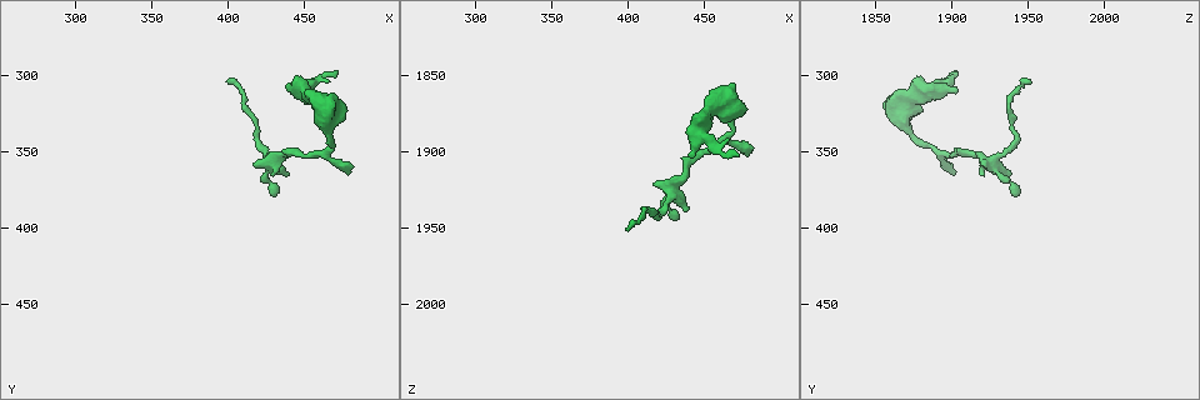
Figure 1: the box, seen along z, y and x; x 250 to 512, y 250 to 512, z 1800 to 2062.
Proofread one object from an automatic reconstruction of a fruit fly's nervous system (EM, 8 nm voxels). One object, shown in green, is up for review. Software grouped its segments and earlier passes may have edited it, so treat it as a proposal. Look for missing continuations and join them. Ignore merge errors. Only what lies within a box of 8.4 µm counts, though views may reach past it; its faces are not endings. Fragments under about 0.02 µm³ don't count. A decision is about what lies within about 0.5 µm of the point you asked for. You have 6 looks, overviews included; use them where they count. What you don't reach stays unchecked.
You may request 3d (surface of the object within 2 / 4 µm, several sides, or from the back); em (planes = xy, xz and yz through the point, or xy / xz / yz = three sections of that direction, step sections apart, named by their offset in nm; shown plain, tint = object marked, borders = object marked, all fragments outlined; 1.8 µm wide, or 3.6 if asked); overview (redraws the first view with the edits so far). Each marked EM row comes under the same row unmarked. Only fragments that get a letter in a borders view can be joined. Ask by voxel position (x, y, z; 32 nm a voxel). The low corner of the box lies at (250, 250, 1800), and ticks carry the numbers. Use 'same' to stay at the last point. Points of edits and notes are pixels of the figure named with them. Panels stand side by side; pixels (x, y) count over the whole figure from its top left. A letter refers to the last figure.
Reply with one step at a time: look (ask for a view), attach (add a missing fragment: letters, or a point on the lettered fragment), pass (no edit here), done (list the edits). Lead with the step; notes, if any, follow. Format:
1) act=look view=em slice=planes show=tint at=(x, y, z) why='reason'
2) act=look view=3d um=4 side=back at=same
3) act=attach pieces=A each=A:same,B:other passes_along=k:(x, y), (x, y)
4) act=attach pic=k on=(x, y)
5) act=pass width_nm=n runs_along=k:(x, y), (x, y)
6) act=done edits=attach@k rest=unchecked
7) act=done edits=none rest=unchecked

act=look view=em slice=planes show=borders at=(442, 310, 1904) why='an open end'

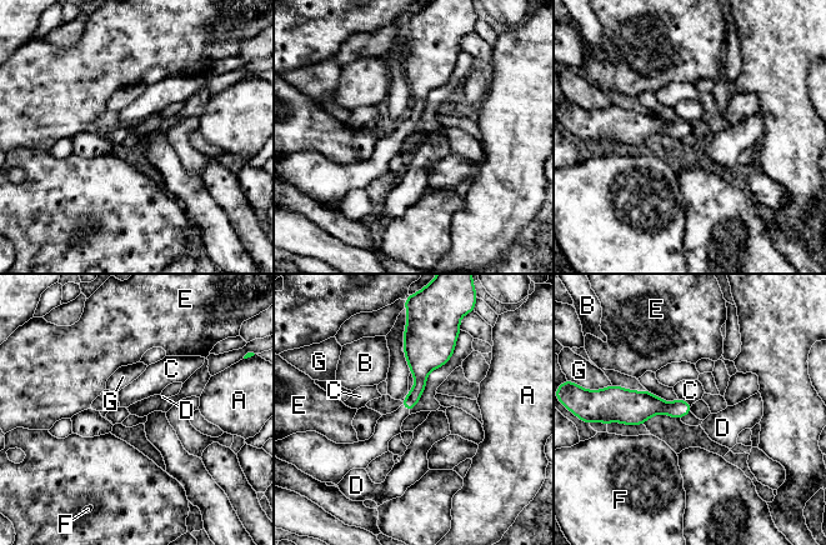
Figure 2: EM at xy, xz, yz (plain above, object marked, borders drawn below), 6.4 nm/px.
act=pass each=A:other,B:other,C:other,D:other,E:other,F:other,G:other border=2:(677, 396), (691, 405) found='no lettered fragment goes on from it'

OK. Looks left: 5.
act=look view=em slice=planes show=borders at=(478, 366, 1902) why='tapers out'

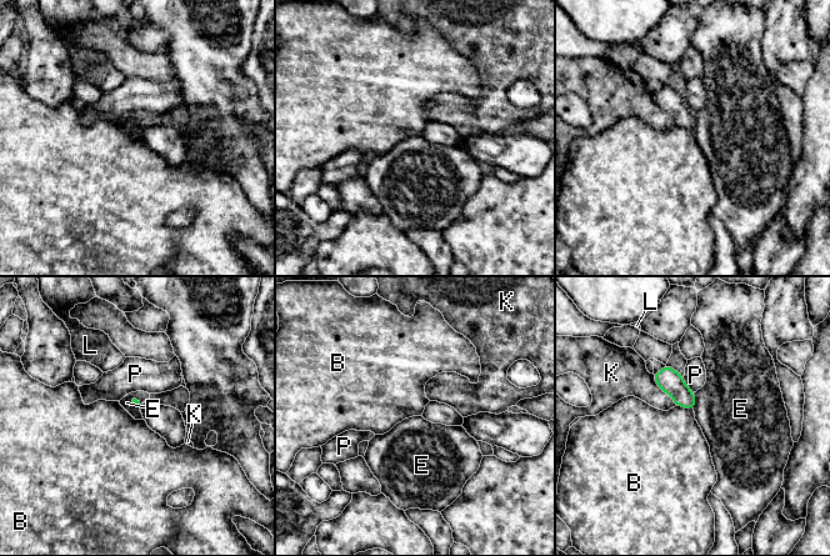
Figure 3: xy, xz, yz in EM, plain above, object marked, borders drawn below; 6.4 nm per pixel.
act=pass each=B:other,E:other,K:other,L:other,P:other found='no lettered fragment goes on from it'

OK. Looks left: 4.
act=look view=3d um=4 at=(438, 364, 1938) why='thin end'

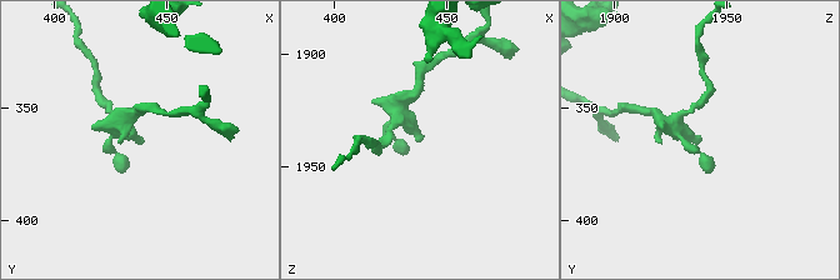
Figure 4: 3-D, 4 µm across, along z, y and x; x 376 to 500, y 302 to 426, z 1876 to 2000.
act=look view=em slice=yz step=4 show=borders at=(439, 364, 1938) why='need the tissue'

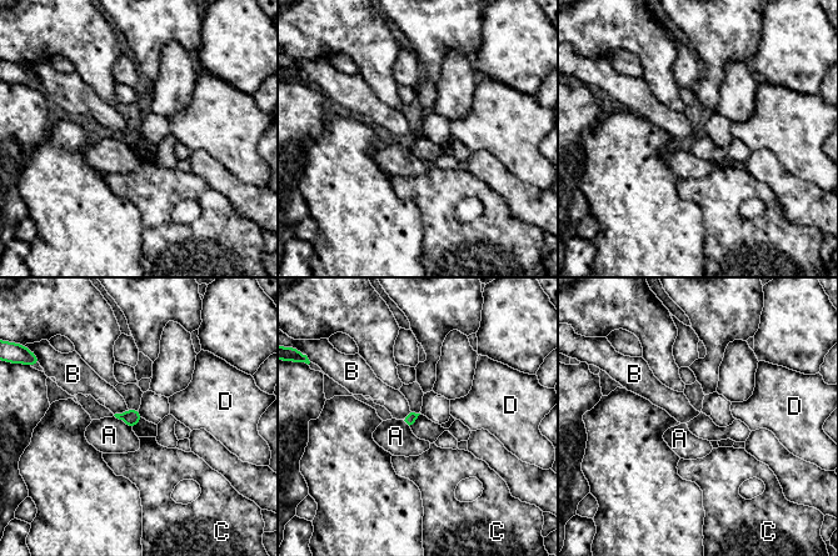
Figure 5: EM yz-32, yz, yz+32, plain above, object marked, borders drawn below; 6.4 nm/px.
act=pass each=A:other,B:other,C:other,D:other border=5:(128, 409), (114, 415) found='none of them fits'

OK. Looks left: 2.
act=done edits=none rest=unchecked

